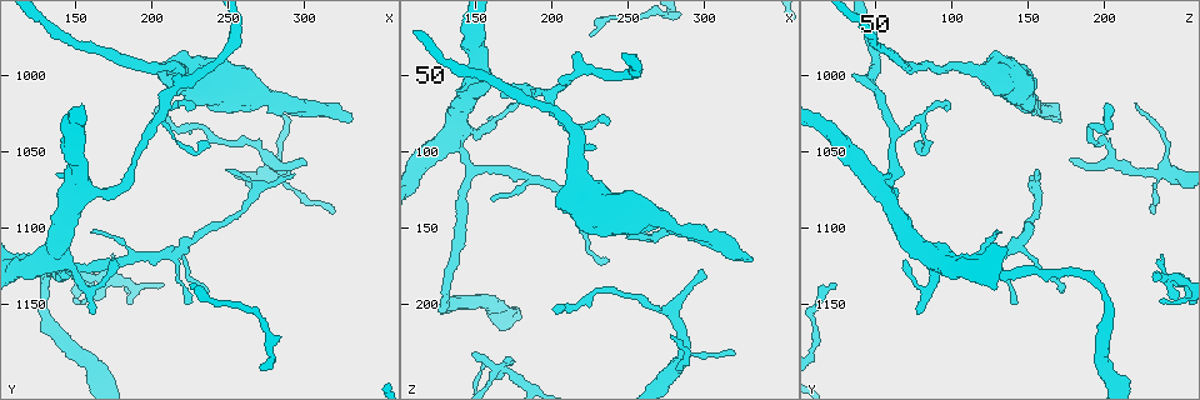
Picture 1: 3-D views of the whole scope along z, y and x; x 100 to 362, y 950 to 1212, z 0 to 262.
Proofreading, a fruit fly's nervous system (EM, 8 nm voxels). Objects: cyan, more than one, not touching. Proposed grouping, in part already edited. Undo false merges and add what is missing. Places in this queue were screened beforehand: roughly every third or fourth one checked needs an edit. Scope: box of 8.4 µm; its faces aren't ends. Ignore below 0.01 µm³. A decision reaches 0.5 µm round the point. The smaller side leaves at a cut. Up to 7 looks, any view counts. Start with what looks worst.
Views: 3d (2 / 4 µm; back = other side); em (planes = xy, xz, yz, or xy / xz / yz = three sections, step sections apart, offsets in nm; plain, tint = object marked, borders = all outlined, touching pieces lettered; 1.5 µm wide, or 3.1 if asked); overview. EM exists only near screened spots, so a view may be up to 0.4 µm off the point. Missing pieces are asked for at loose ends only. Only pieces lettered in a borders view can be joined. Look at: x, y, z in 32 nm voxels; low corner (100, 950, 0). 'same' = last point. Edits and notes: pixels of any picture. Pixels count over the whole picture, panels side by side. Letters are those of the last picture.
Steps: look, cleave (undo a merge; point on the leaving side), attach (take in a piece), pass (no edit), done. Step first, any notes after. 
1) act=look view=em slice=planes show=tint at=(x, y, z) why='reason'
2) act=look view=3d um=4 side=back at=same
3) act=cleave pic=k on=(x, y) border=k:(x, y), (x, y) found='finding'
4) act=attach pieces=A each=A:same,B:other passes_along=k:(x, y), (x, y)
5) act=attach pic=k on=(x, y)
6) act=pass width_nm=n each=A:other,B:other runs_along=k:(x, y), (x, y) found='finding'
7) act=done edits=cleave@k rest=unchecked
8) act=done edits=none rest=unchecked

act=look view=em slice=planes show=borders at=(162, 1132, 244) why='abrupt turn'

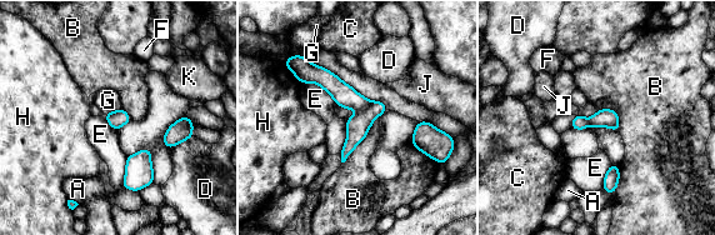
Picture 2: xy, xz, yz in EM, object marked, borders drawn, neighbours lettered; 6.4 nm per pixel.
act=cleave pic=2 on=(358, 126) each=A:other,B:other,C:other,D:other,E:other,F:other,G:other,H:other,J:other,K:other found='two neurons meet here'

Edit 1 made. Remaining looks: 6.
act=look view=overview

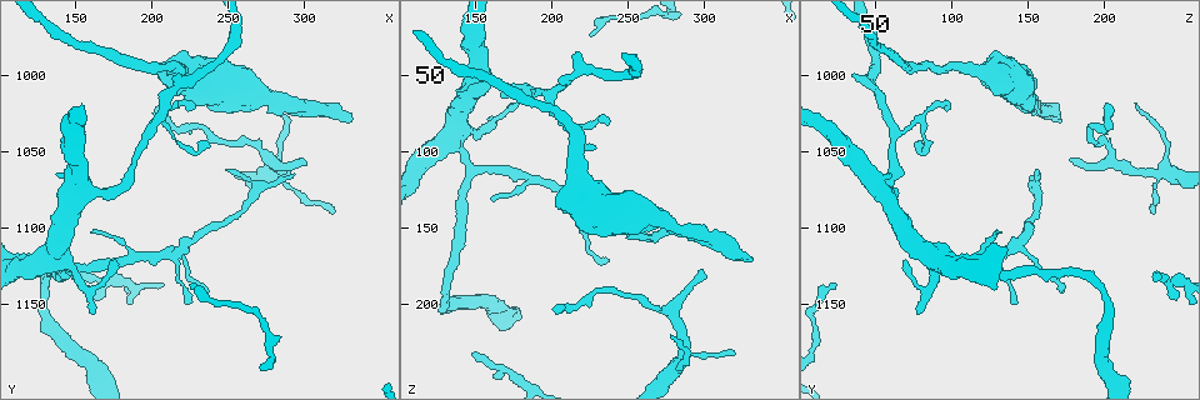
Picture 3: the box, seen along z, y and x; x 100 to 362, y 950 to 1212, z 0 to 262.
act=look view=3d um=4 at=(206, 1018, 202)

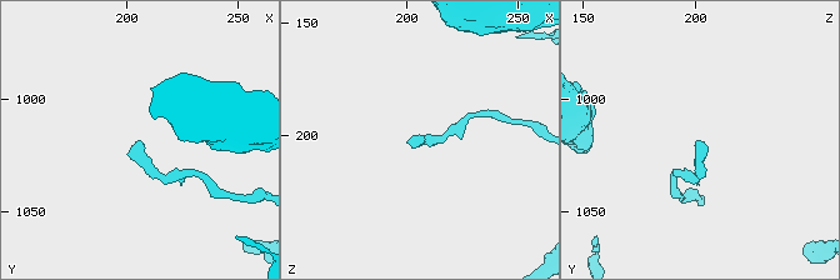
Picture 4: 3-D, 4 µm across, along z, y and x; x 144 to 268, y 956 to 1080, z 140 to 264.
act=look view=em slice=planes show=borders at=(206, 1017, 202)

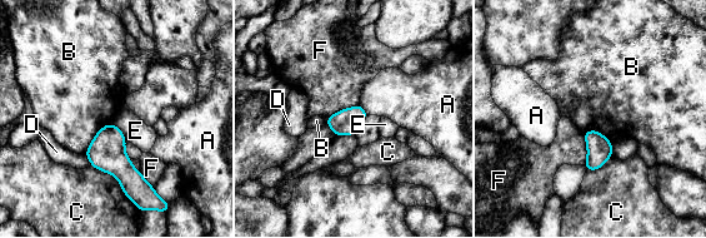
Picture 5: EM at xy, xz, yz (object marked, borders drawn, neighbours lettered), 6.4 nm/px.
act=pass longest_contact=C:380nm each=A:other,B:other,C:other,D:other,E:other,F:other found='no lettered piece goes on from it'

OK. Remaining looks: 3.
act=look view=em slice=xz step=8 show=borders at=(140, 1122, 98) why='four or more arms meet'

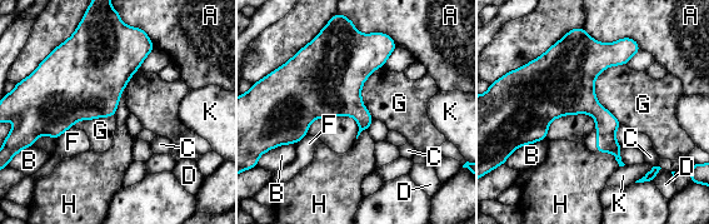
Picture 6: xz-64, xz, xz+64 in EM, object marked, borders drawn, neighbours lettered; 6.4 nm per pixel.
act=pass longest_contact=A:400nm each=A:other,B:other,C:other,D:other,F:other,G:other,H:other,K:other border=6:(605, 69), (594, 95), (622, 124) found='one neuron here'

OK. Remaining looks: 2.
act=done edits=cleave@2 rest=unchecked

